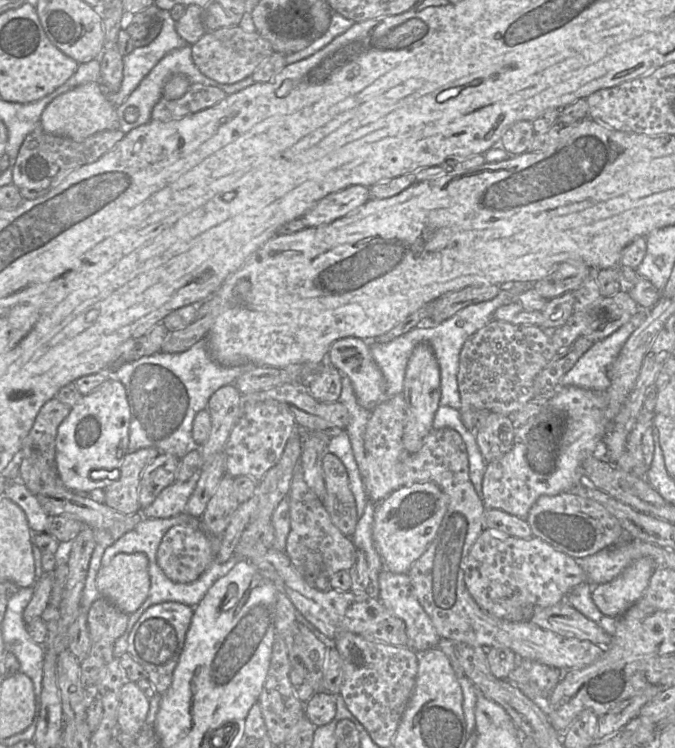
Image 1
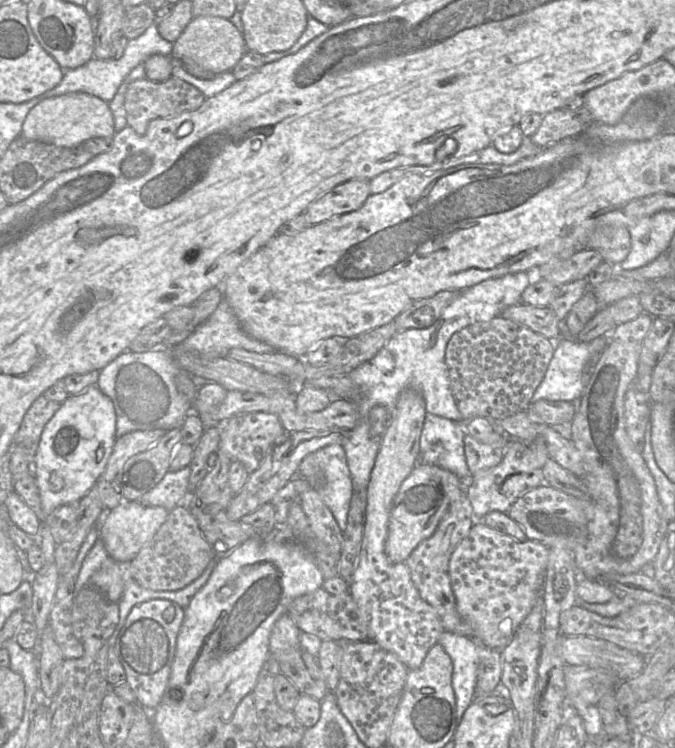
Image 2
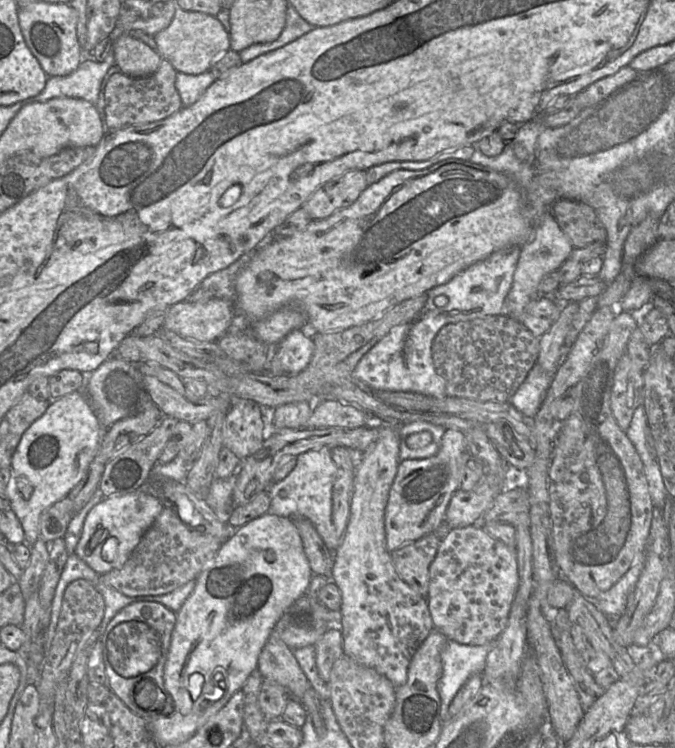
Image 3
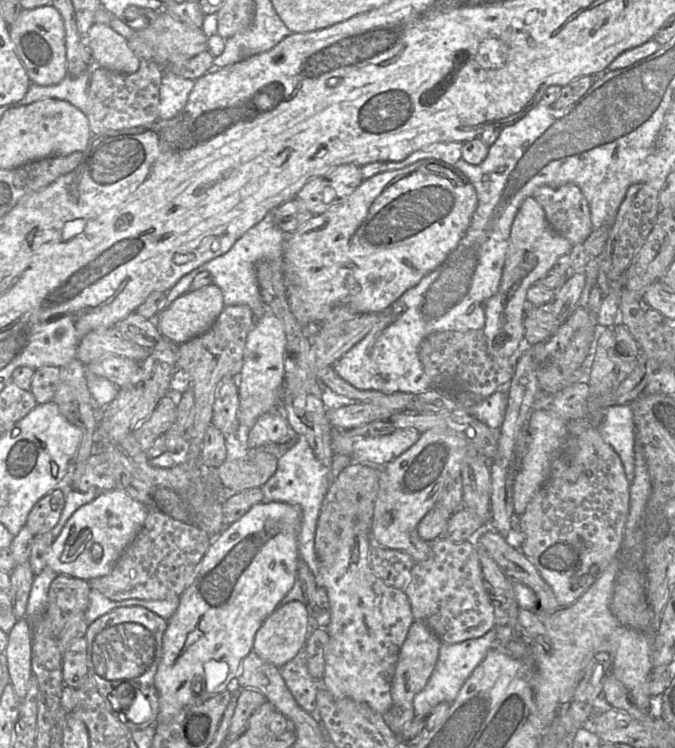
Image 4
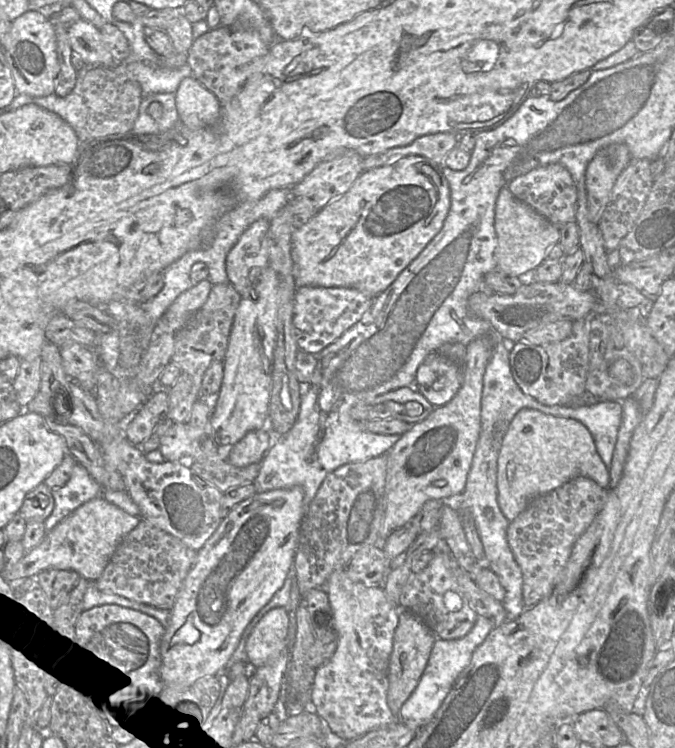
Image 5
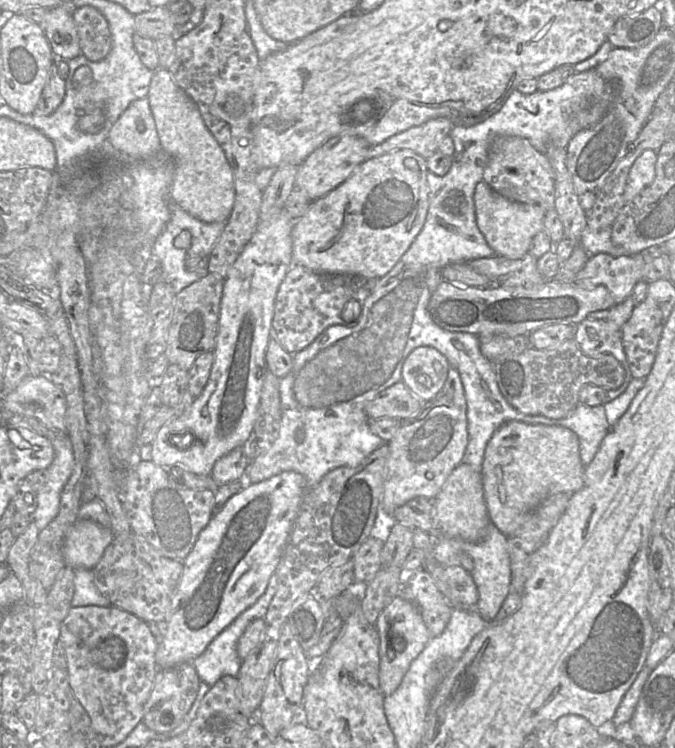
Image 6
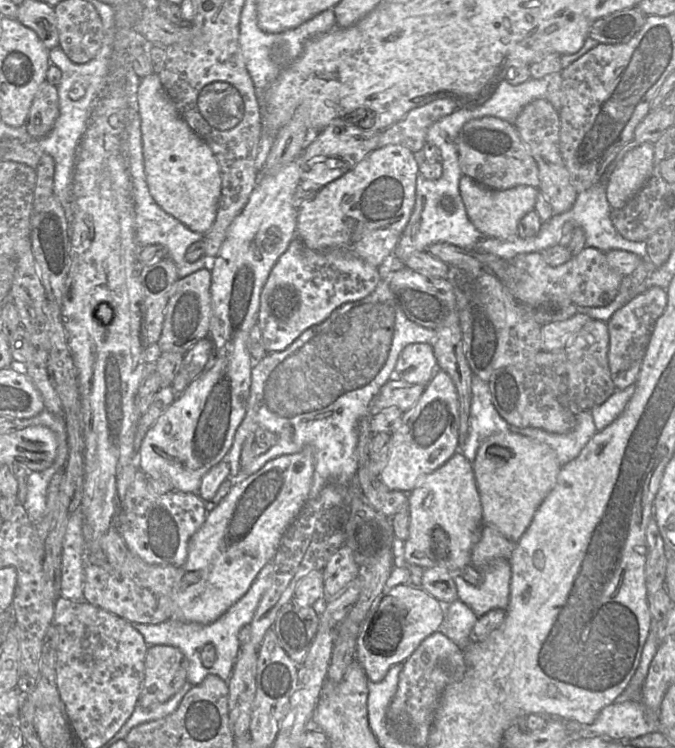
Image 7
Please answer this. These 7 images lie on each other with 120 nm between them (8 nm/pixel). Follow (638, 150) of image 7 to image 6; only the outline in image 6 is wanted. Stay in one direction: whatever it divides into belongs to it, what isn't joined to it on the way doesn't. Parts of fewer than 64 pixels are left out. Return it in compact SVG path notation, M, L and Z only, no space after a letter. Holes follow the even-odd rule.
M645 150L633 163L624 191L626 202L631 201L642 189L650 185L655 178L657 151Z

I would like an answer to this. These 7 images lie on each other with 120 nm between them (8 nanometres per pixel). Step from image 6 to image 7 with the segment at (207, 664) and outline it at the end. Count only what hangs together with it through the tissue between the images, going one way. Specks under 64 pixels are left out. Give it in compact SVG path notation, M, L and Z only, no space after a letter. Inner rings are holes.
M265 564L255 577L248 591L212 623L200 624L170 618L157 624L132 623L132 625L141 633L149 646L170 645L178 648L185 655L188 661L187 683L189 685L200 684L210 675L216 675L227 681L232 674L234 663L240 651L238 641L239 630L252 621L263 593L271 585L273 575L273 568ZM205 644L211 644L215 648L215 661L211 667L205 667L201 661L201 649Z

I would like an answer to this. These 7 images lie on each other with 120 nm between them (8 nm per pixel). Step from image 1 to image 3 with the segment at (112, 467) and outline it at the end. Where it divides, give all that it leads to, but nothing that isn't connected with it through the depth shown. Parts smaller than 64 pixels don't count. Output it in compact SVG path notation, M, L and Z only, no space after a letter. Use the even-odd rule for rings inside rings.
M81 390L73 391L72 393L68 393L60 398L50 400L49 406L45 413L35 420L31 426L23 433L21 440L12 456L11 460L11 480L8 483L8 487L6 489L6 497L9 500L10 507L18 517L19 521L24 530L25 541L27 544L31 545L35 543L37 540L42 540L39 537L39 518L41 513L53 505L54 503L66 498L69 492L81 481L81 479L85 476L90 463L95 458L99 447L100 447L100 430L102 424L92 406L92 403L88 399L88 397Z

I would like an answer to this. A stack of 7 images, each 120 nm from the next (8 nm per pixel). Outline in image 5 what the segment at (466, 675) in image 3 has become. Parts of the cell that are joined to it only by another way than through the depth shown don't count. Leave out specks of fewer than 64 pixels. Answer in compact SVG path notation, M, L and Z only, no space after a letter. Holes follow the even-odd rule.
M478 617L473 628L463 638L436 639L424 673L414 692L401 707L396 720L417 730L424 727L440 708L454 682L470 663L472 654L487 638L493 627L494 625L487 618Z

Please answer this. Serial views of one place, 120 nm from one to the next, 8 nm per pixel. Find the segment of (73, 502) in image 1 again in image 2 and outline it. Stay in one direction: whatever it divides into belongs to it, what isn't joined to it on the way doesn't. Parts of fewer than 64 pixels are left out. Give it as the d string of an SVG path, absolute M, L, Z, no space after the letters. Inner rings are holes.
M39 396L25 413L21 425L9 446L8 466L13 476L13 491L15 491L24 502L31 507L38 517L42 518L41 500L36 480L33 477L35 455L39 446L41 434L47 422L60 408L61 403Z

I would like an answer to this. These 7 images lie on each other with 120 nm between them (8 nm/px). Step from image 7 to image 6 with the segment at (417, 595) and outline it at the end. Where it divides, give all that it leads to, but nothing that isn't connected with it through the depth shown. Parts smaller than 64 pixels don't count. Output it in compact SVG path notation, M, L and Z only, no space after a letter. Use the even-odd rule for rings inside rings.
M401 596L395 597L379 614L375 627L379 635L379 684L385 696L400 686L411 663L431 640L419 608Z

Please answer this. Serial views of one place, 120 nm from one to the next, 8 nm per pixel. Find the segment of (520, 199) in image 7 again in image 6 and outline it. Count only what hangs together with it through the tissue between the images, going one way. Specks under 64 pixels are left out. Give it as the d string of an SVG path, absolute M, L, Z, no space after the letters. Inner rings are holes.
M483 181L475 187L474 204L477 226L487 243L499 256L509 259L522 258L529 253L533 237L544 230L545 210L542 207L509 200Z

